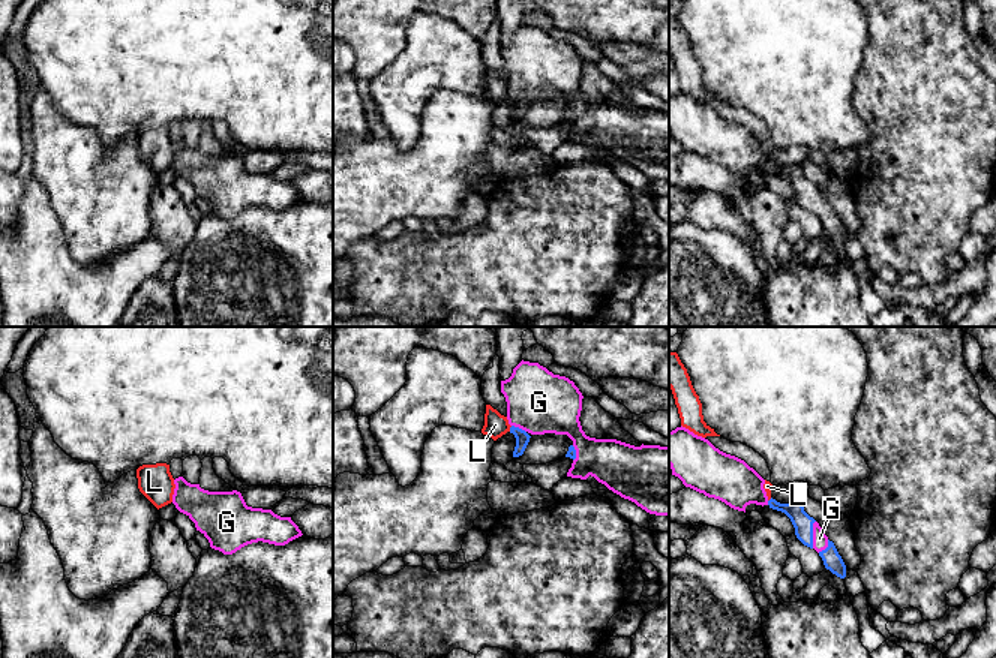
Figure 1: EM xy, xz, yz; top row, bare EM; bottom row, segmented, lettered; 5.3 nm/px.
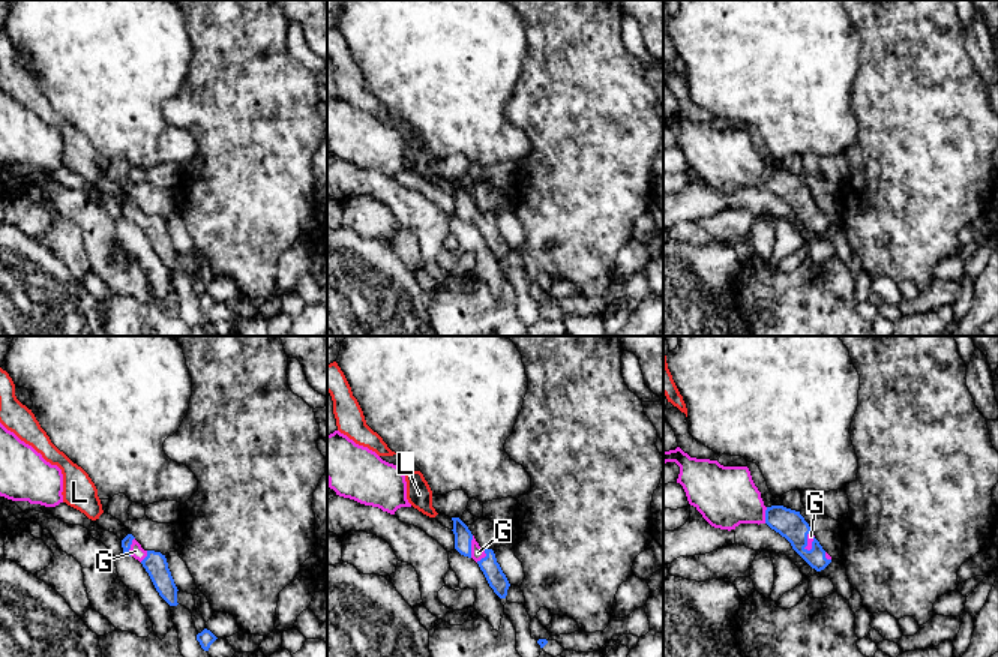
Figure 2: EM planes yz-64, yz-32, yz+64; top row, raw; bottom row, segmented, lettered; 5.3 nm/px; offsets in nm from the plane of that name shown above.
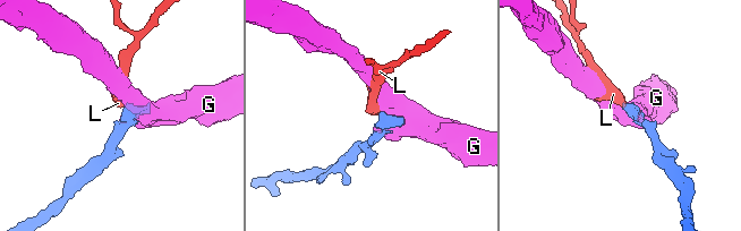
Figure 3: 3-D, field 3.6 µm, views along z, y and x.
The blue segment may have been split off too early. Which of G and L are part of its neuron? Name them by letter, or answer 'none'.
G

